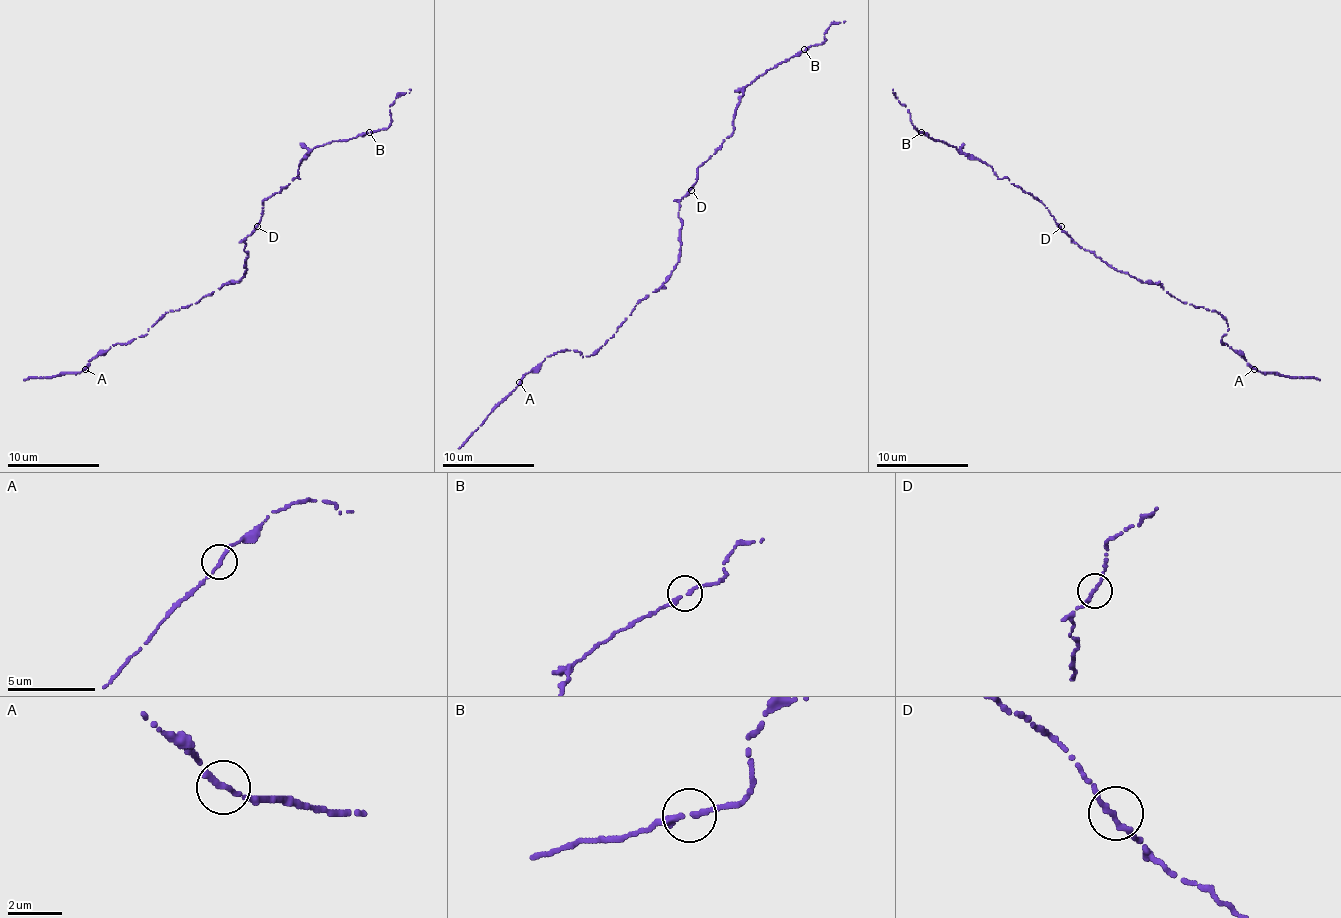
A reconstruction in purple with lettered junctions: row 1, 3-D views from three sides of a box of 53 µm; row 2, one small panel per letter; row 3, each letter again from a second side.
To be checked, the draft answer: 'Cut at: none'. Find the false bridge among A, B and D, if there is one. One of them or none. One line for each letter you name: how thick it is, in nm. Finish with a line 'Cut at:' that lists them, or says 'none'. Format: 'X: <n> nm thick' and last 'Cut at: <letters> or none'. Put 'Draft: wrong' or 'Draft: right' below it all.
A: 220 nm thick
Cut at: A
Draft: wrong

